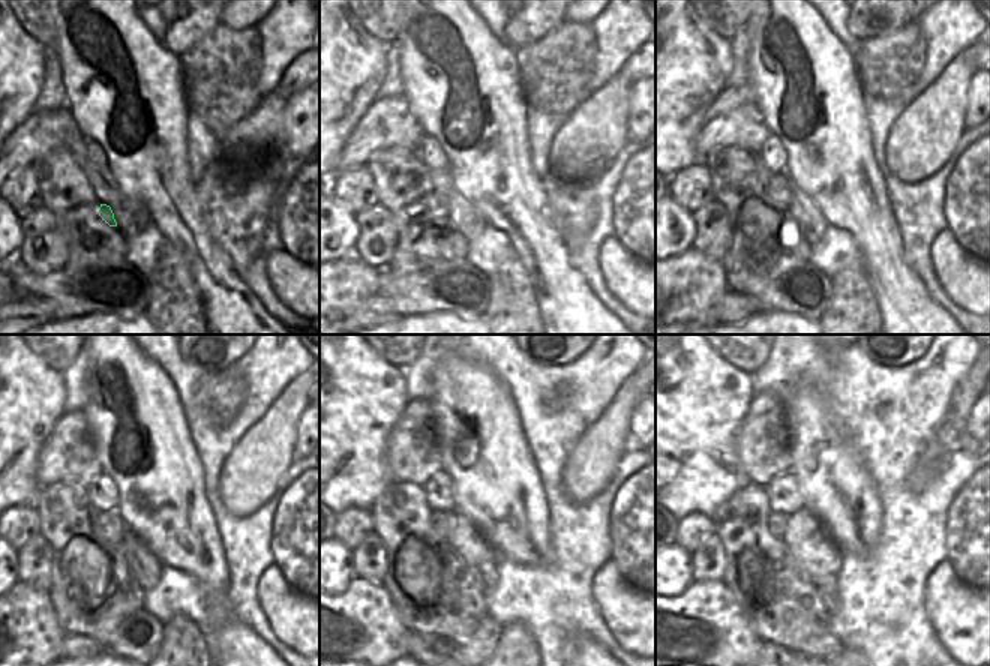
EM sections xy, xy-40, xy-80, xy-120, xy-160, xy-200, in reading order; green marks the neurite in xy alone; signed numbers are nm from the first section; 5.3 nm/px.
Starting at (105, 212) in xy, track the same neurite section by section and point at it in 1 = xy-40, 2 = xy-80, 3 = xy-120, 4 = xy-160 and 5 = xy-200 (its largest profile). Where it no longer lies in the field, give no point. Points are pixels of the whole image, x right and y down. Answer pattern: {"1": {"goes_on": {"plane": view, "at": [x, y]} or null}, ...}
{"1": {"goes_on": {"plane": "xy-40", "at": [441, 212]}}, "2": {"goes_on": {"plane": "xy-80", "at": [780, 188]}}, "3": {"goes_on": {"plane": "xy-120", "at": [110, 525]}}, "4": {"goes_on": {"plane": "xy-160", "at": [443, 522]}}, "5": {"goes_on": {"plane": "xy-200", "at": [777, 521]}}}

